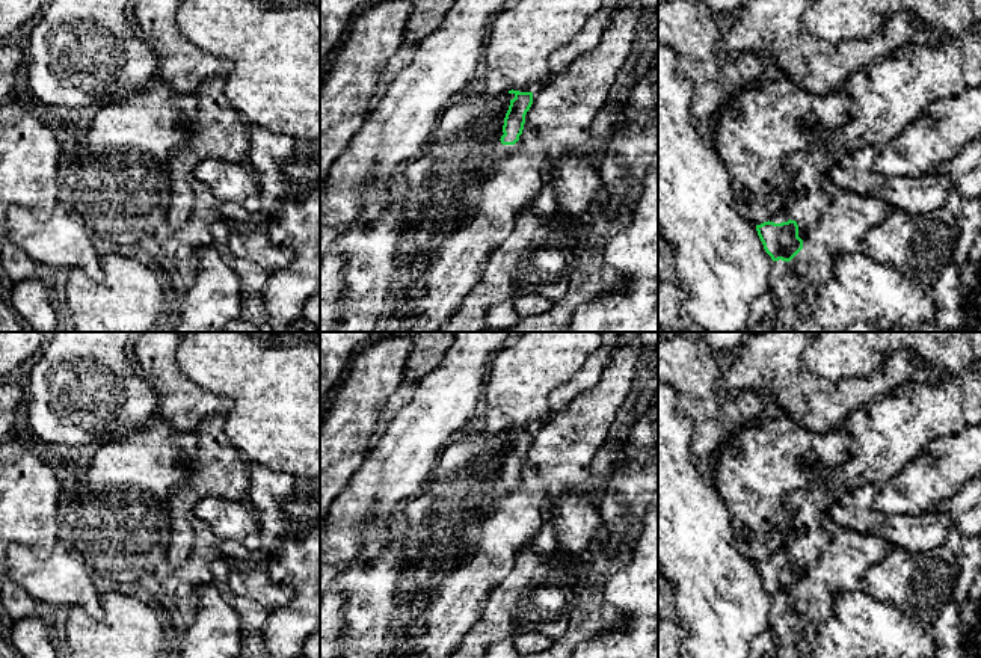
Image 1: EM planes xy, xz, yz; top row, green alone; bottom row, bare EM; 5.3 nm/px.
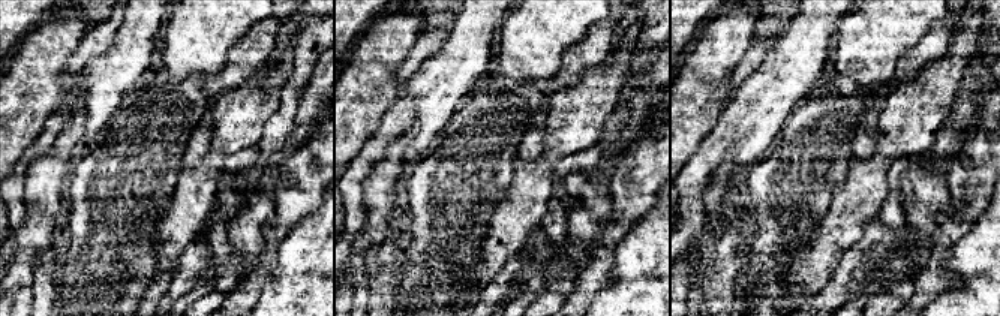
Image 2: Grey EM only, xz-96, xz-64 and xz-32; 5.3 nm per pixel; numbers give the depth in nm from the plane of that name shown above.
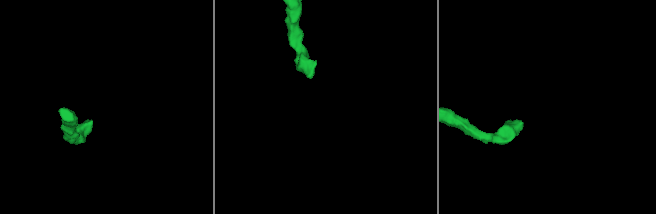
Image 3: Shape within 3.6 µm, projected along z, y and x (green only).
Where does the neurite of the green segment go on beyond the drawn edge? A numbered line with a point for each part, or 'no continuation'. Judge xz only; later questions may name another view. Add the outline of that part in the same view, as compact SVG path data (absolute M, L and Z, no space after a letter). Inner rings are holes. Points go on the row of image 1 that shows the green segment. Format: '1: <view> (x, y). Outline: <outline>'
1: xz (509, 148). Outline: M522 134L519 136L519 140L515 145L504 145L507 154L515 154L522 149L524 139Z

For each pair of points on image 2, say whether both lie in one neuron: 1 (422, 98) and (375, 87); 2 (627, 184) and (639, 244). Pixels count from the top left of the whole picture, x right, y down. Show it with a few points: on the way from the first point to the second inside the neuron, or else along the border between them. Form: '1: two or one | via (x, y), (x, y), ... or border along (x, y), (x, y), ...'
1: two | border along (404, 84), (398, 99), (380, 123)
2: two | border along (654, 205), (631, 226)

